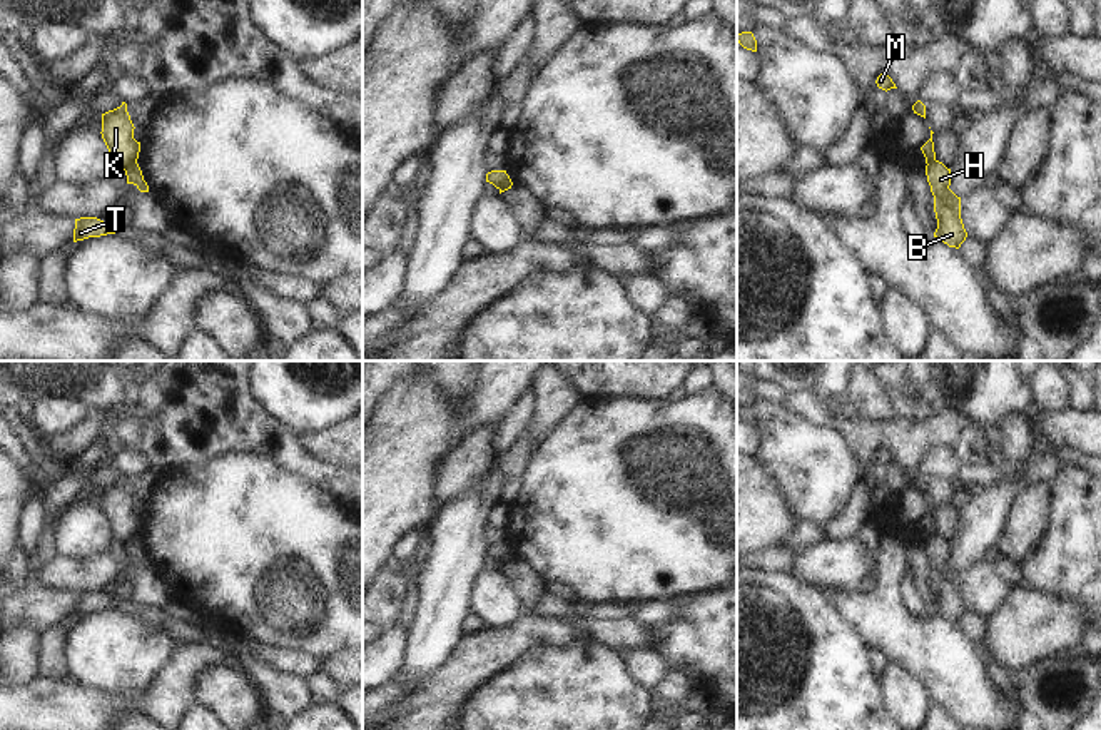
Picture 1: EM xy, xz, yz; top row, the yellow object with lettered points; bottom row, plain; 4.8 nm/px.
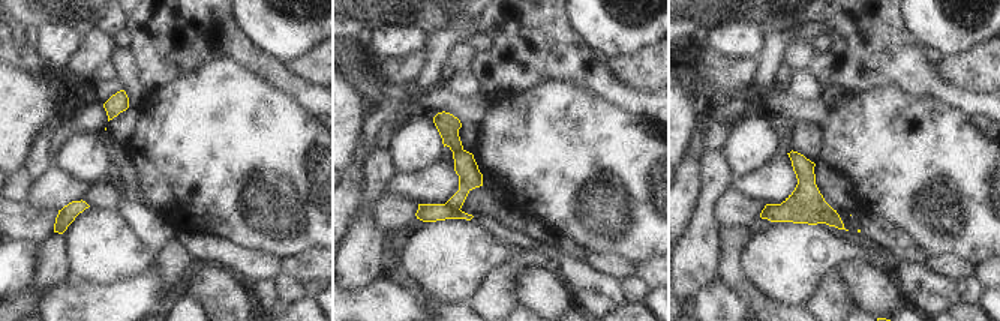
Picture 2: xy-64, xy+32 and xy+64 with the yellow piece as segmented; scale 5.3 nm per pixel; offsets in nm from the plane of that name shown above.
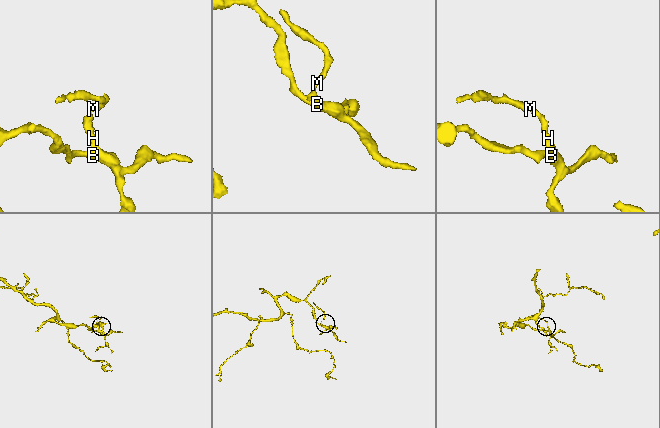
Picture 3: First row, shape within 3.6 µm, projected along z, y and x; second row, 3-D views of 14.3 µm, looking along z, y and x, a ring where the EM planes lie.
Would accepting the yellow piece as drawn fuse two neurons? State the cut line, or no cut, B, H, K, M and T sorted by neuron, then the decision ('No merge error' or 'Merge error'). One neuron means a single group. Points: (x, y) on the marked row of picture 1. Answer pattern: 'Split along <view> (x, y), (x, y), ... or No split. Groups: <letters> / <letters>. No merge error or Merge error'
Split along xy (136, 159), (122, 167). Groups: B H T / K M. Merge error.

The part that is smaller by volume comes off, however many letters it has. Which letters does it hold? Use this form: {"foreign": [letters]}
{"foreign": ["K", "M"]}

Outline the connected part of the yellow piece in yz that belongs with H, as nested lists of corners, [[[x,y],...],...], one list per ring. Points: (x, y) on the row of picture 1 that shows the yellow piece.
[[[931,160],[926,165],[926,175],[934,195],[934,212],[937,219],[934,237],[949,247],[959,249],[967,232],[961,219],[961,197],[949,189],[951,169],[939,160]]]

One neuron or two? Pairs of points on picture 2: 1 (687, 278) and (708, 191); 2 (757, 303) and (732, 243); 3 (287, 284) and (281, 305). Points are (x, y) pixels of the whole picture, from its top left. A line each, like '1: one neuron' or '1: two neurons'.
1: one neuron
2: one neuron
3: one neuron

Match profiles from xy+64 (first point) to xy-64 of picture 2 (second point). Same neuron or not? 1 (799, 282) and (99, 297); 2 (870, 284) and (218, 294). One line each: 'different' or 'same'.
1: different
2: same

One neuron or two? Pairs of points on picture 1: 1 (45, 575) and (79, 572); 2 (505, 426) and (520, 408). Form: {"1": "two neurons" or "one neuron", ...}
{"1": "one neuron", "2": "one neuron"}

